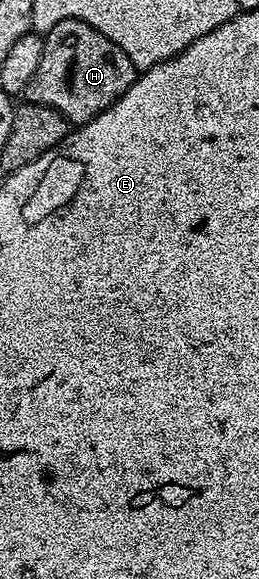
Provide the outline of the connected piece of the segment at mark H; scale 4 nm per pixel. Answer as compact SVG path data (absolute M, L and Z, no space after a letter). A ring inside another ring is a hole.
M77 18L59 20L55 28L44 35L43 57L39 59L39 68L31 76L24 97L40 106L49 106L57 110L70 124L84 124L103 112L137 79L135 64L107 36L103 36L86 22Z

